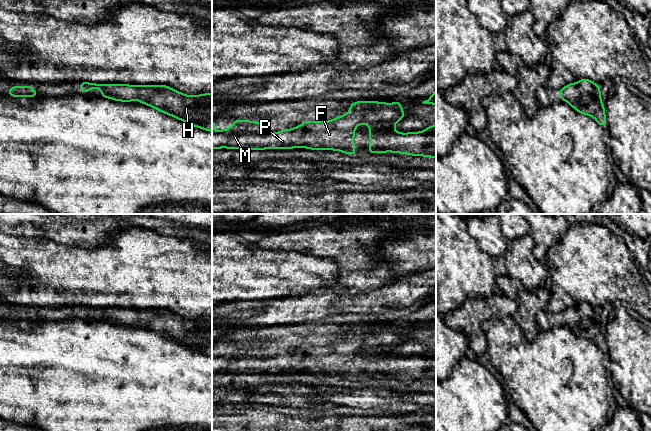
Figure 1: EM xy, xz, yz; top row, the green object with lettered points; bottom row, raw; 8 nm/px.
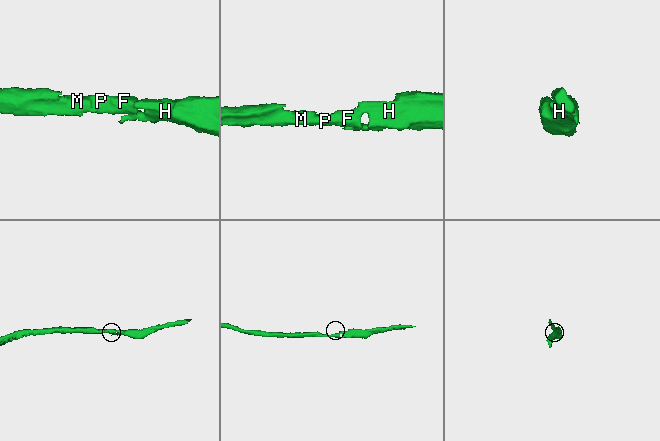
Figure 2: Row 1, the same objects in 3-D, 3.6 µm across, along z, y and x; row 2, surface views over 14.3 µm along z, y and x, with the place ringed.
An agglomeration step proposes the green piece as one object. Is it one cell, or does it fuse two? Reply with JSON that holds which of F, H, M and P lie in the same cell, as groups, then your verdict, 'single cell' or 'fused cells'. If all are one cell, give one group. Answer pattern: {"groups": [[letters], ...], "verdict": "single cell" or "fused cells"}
{"groups": [["F", "H", "M", "P"]], "verdict": "single cell"}

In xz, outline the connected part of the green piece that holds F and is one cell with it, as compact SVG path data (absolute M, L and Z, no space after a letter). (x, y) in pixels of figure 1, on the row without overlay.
M401 325L392 328L386 326L353 326L350 327L350 336L333 344L325 346L305 345L298 351L286 353L276 357L264 357L259 345L235 344L231 352L214 357L216 346L212 344L212 373L292 373L304 371L312 374L337 374L346 378L356 379L354 372L354 356L359 348L370 350L370 372L367 377L395 376L414 380L427 380L436 382L436 349L427 351L422 356L398 357L393 351L402 344L405 337L401 331Z

